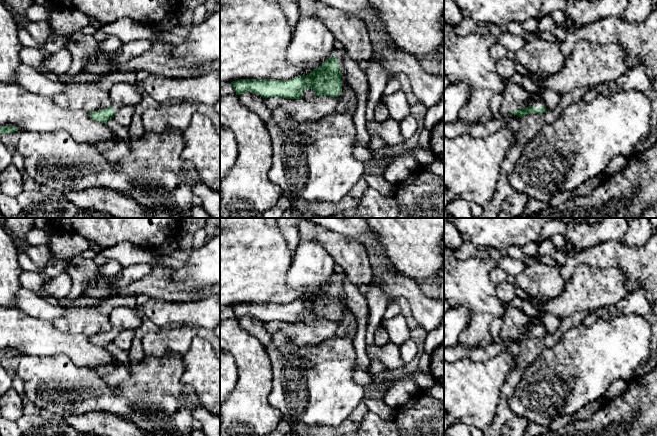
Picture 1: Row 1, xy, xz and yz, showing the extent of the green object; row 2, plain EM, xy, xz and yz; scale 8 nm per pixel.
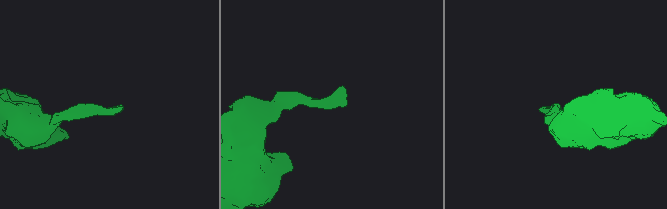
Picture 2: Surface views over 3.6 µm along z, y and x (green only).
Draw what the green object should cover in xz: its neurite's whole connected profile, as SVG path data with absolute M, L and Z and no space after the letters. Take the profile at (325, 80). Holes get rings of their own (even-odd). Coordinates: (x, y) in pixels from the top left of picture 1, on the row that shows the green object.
M345 49L334 50L328 59L306 76L299 75L289 80L240 79L231 82L231 85L236 95L250 91L263 98L302 99L302 92L309 88L316 96L338 97L342 91L340 80L346 82L341 61L346 55L349 54Z

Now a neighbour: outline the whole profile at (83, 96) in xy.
M82 81L67 84L61 93L52 98L63 109L81 110L87 113L111 106L109 92Z

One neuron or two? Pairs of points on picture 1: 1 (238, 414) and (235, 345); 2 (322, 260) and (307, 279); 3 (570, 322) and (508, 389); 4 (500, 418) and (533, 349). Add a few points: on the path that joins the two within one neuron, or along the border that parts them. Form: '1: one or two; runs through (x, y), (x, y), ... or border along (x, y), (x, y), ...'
1: one; runs through (246, 397), (246, 362)
2: one; runs through (317, 265), (308, 274)
3: one; runs through (551, 339), (541, 343), (522, 362), (517, 370)
4: one; runs through (504, 401), (507, 389), (520, 366)

